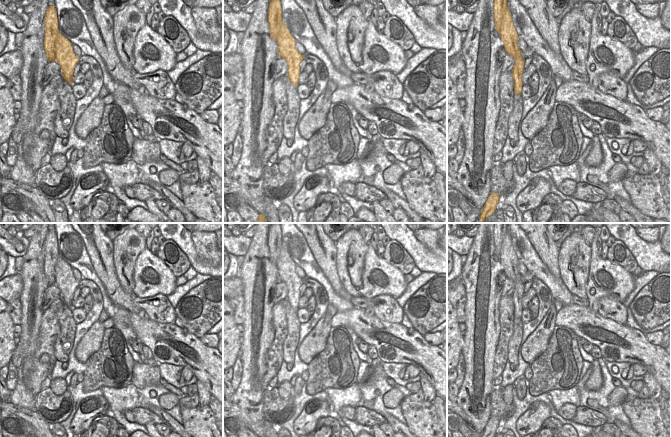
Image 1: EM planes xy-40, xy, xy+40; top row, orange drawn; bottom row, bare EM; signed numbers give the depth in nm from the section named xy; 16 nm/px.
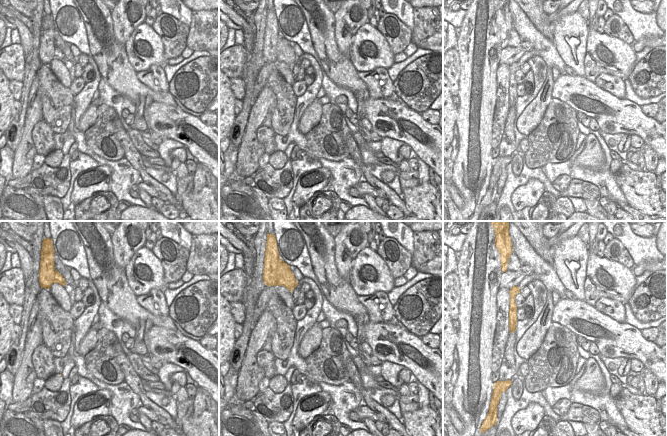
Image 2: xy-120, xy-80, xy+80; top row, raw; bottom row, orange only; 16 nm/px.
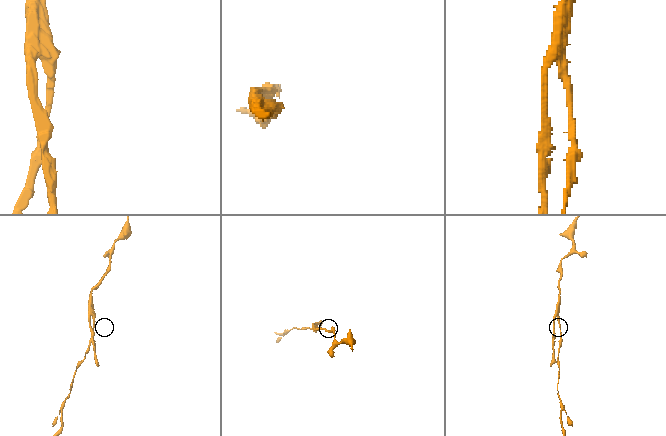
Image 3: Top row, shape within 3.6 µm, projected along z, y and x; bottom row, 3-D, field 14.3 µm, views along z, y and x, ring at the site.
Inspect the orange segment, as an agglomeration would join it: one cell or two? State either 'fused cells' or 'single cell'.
fused cells

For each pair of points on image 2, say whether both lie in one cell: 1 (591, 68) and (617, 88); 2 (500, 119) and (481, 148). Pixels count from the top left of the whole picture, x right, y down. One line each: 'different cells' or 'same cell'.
1: different cells
2: different cells

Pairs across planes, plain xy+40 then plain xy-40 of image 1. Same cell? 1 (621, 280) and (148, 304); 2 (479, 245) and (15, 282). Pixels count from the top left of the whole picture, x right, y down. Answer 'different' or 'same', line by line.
1: different
2: different

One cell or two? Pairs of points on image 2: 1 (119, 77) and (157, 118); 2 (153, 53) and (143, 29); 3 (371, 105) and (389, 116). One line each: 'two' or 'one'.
1: two
2: one
3: one

